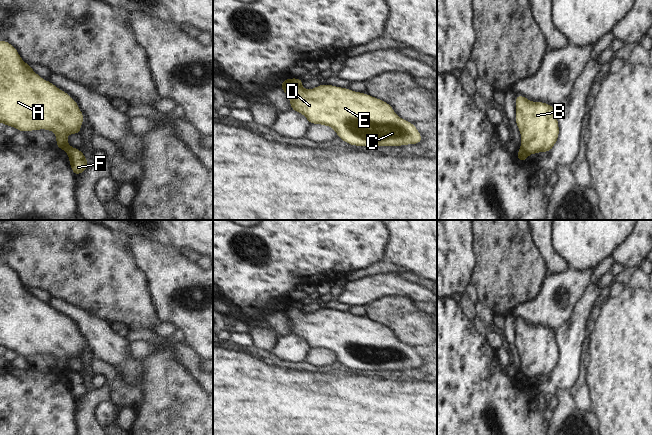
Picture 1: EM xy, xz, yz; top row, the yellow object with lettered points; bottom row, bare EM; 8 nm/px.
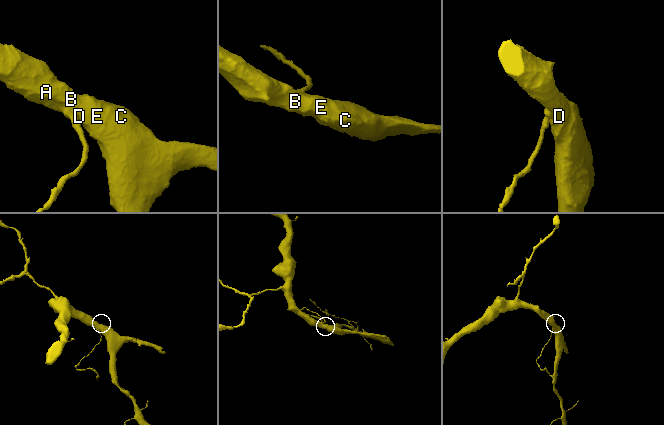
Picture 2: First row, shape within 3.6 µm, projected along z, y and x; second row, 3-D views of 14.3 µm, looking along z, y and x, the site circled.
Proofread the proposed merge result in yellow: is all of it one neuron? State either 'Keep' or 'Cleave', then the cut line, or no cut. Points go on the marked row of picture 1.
Cleave. Split along xz (291, 79), (300, 85).

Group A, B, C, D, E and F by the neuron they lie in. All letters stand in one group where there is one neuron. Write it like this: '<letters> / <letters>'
A B C D E / F

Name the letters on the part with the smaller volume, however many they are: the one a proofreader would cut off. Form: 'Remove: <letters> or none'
Remove: F

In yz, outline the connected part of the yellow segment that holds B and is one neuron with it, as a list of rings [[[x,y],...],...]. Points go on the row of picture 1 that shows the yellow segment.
[[[515,95],[515,123],[521,134],[521,145],[528,155],[551,152],[559,138],[557,108],[546,102],[533,102]]]

